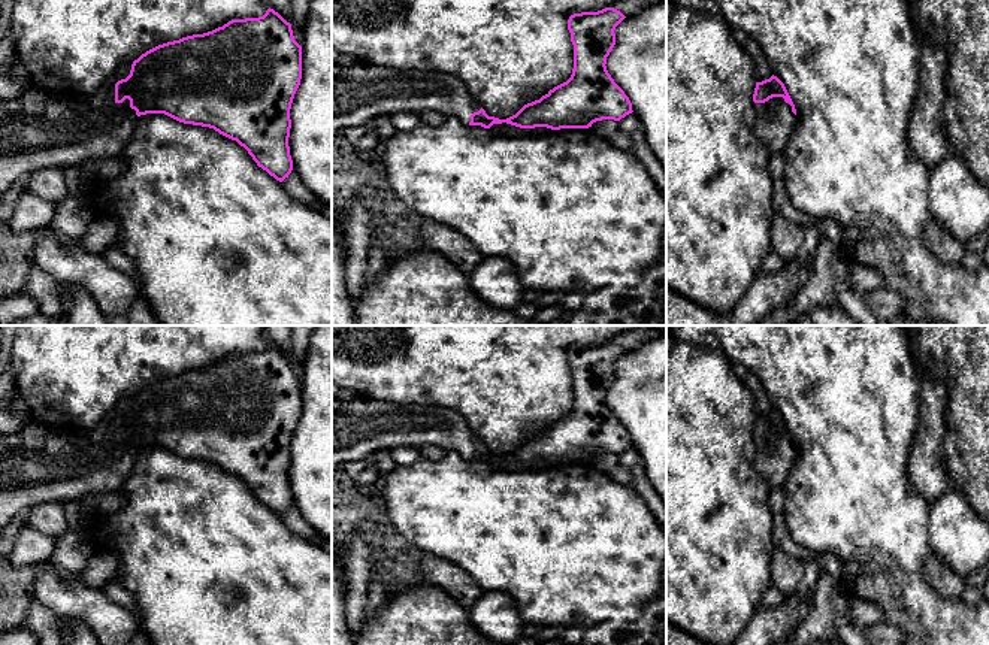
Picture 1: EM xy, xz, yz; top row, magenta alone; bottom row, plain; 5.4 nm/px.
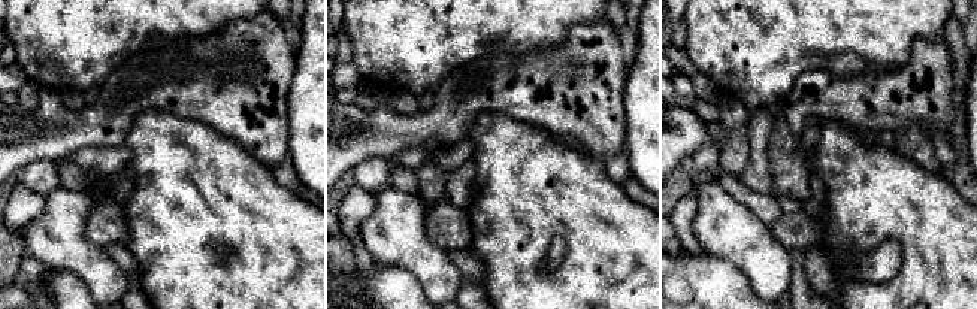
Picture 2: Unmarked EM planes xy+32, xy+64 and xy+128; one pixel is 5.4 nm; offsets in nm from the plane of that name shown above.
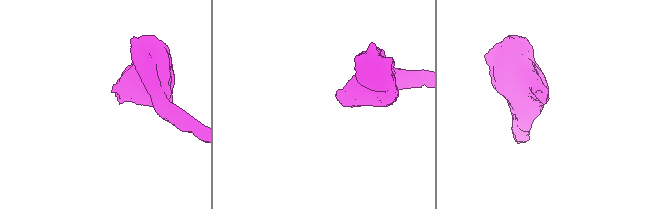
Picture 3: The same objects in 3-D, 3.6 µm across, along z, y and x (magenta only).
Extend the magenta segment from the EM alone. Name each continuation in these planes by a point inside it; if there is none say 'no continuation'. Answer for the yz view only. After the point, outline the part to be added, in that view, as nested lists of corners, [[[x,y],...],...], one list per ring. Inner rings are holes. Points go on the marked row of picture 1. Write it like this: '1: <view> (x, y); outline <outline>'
1: yz (776, 124); outline [[[772,97],[765,103],[757,103],[756,136],[765,143],[771,154],[783,152],[795,127],[798,116],[783,97]]]

